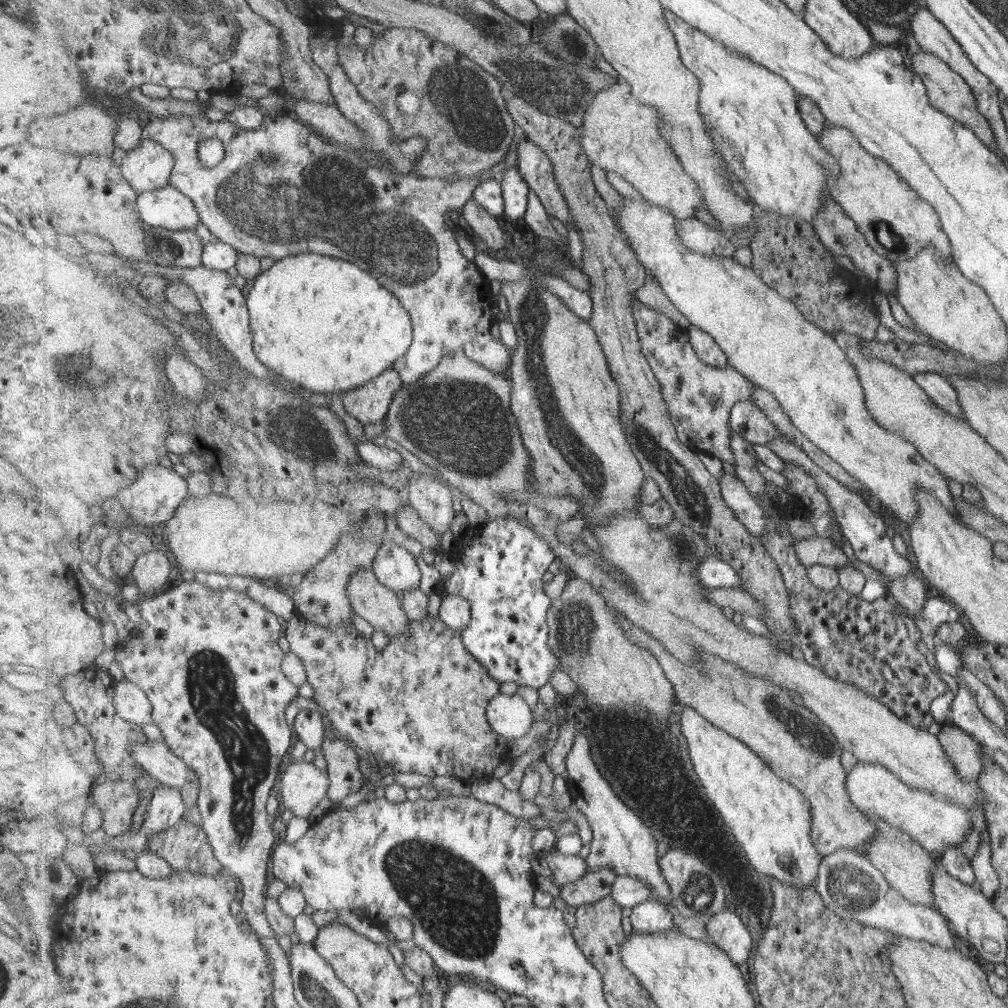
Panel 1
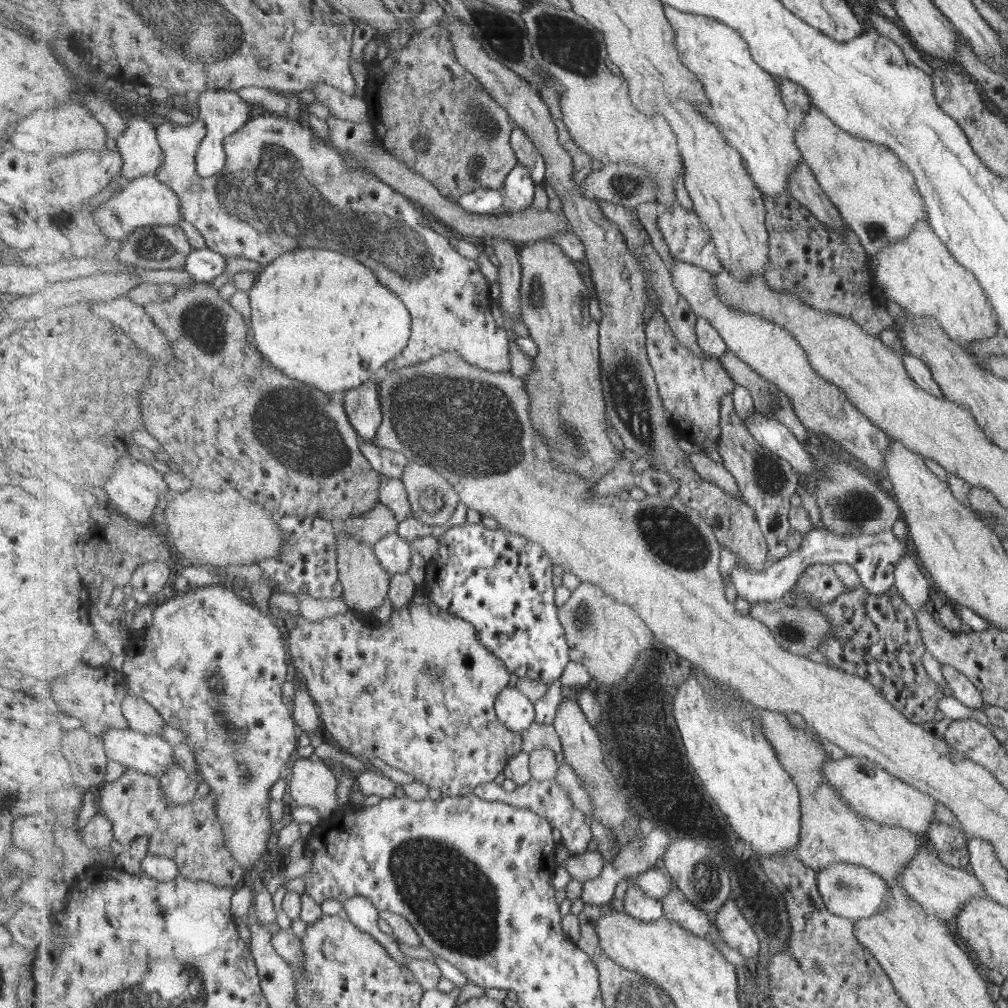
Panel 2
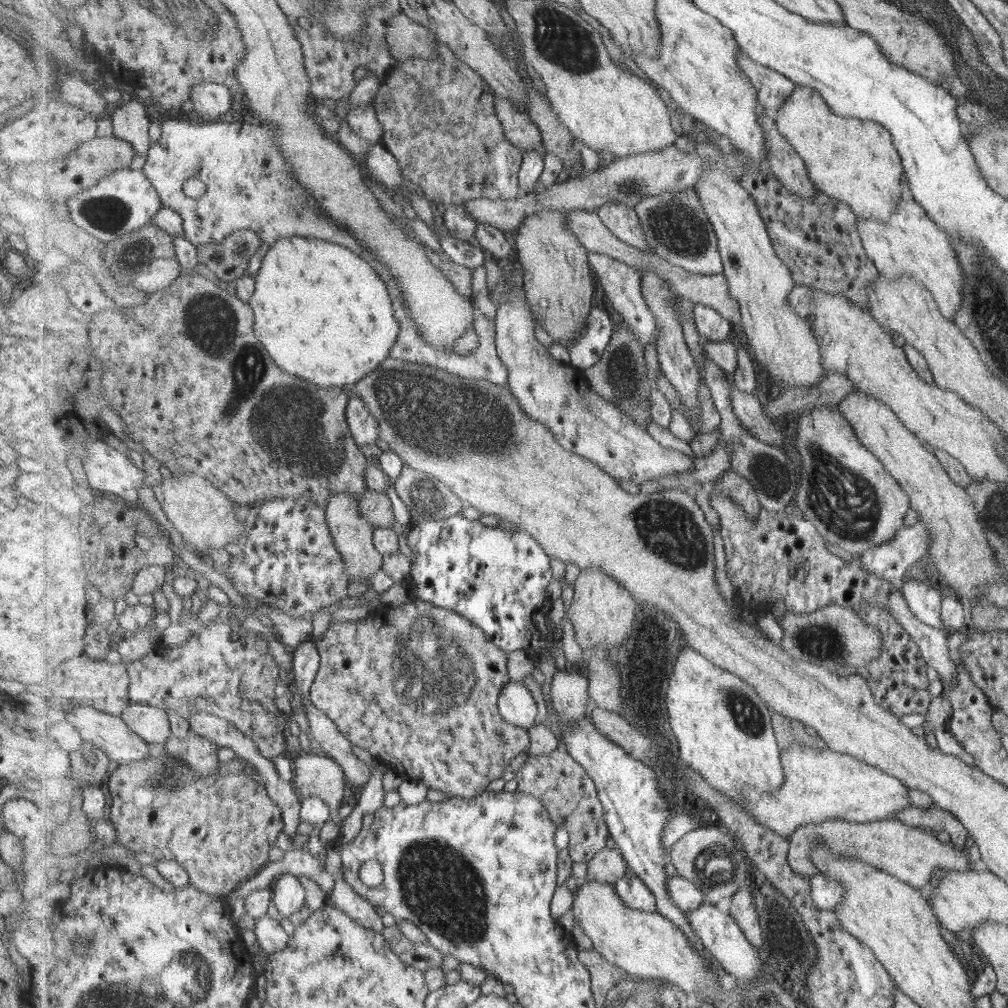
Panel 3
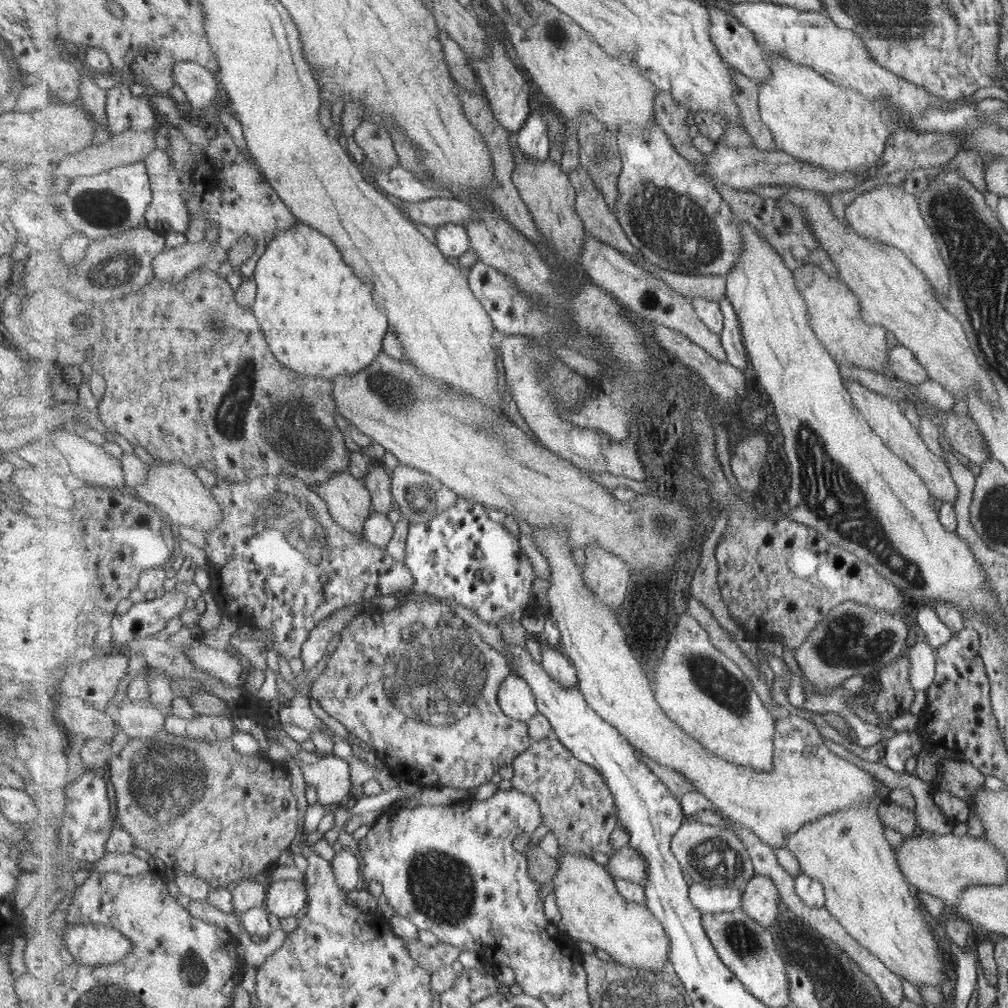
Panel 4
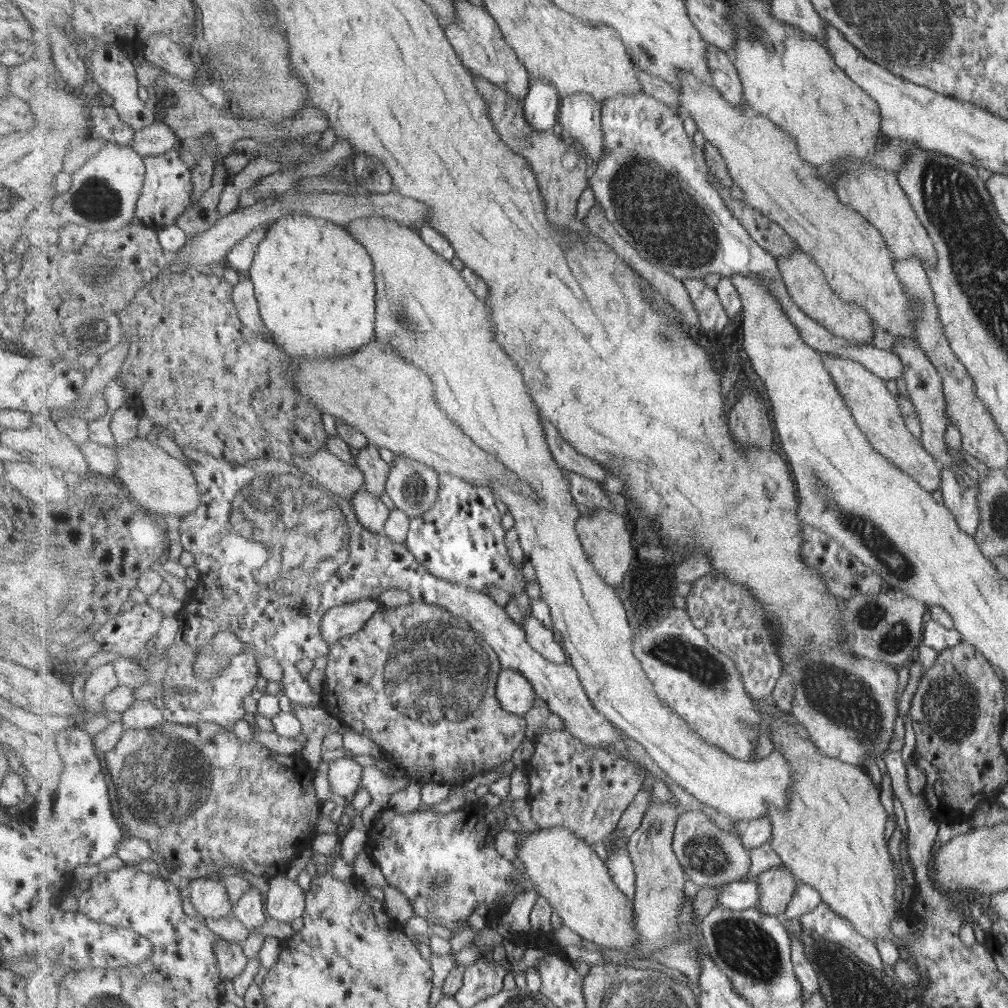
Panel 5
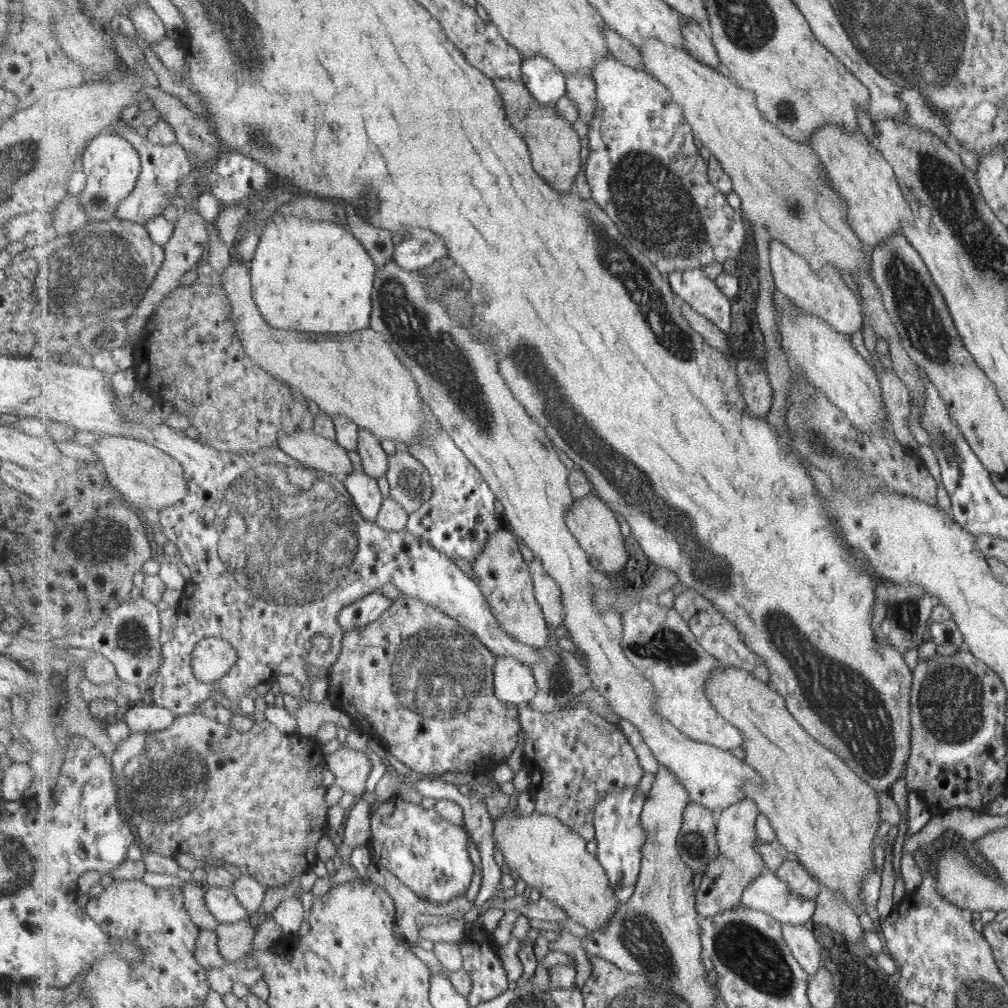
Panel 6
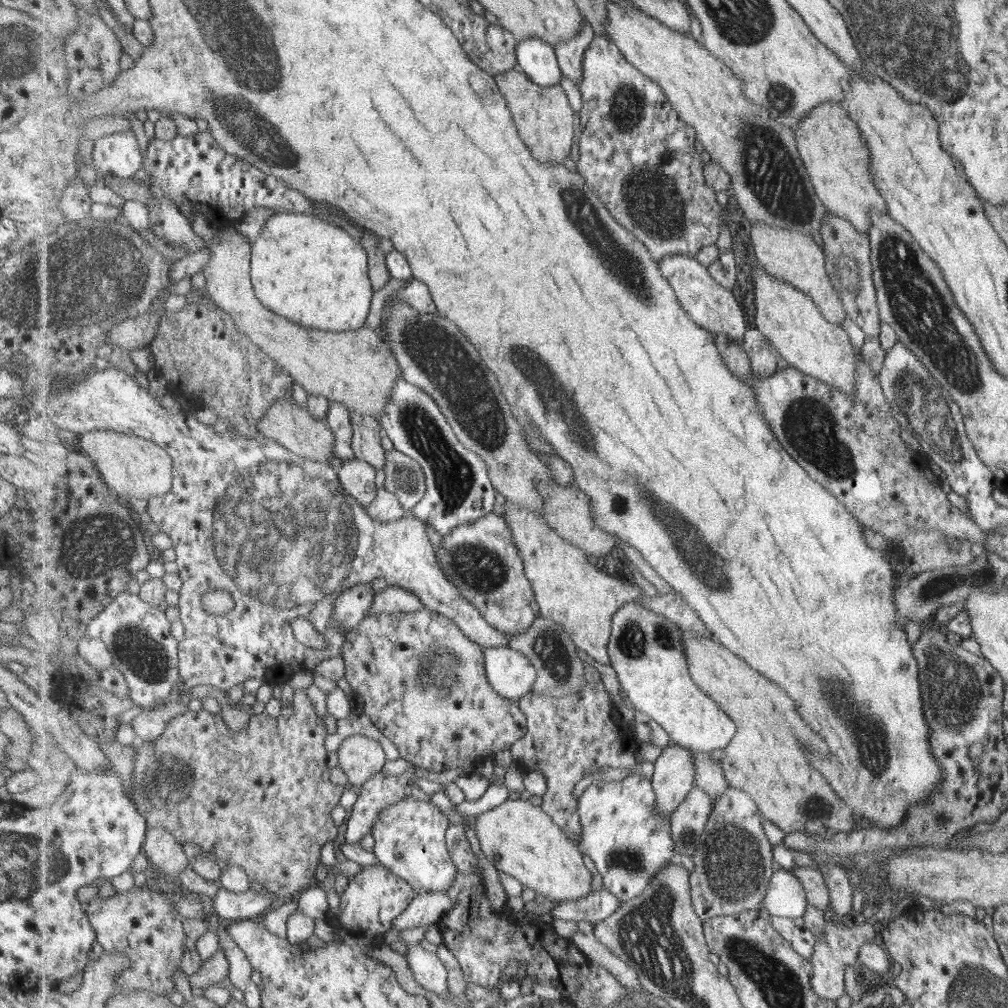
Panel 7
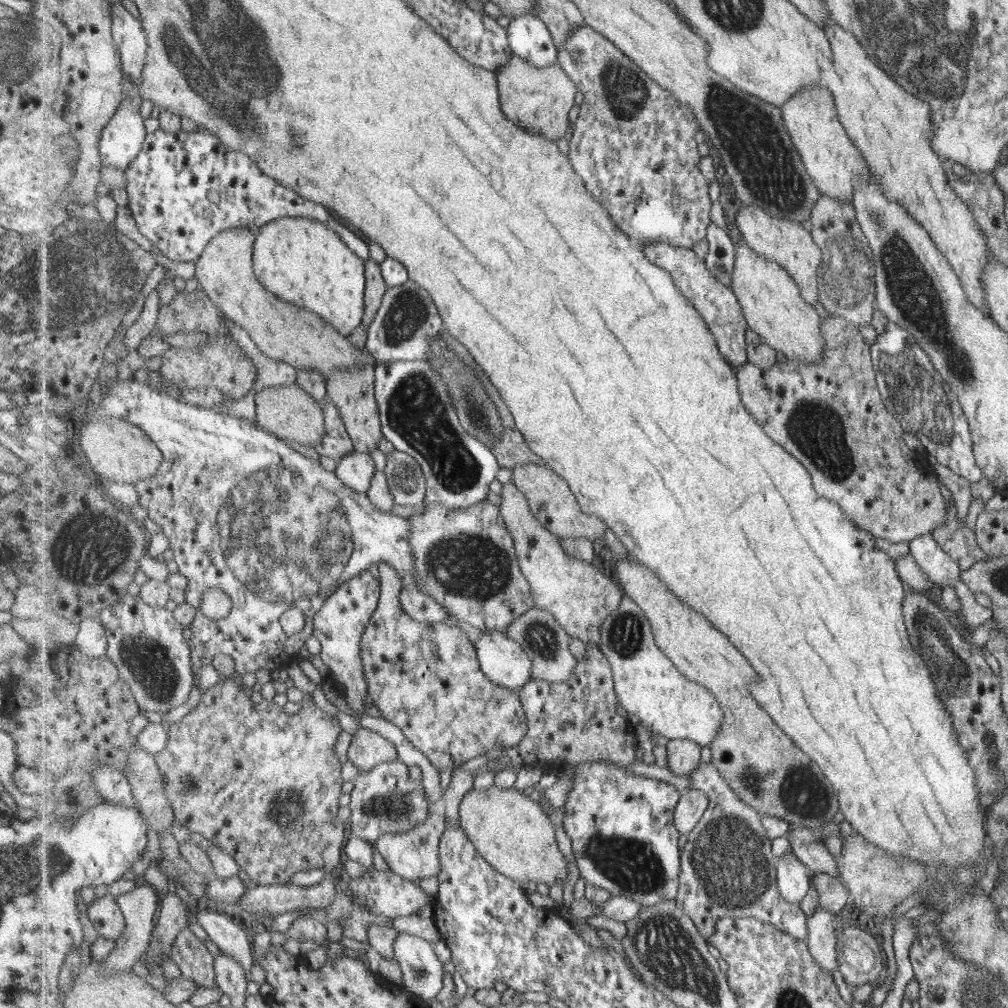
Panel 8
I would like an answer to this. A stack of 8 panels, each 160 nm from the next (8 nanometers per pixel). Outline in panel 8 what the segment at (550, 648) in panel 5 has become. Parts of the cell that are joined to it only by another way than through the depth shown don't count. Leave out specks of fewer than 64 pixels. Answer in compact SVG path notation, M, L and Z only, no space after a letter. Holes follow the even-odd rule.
M489 500L475 504L471 508L451 510L445 504L431 504L419 511L411 520L410 543L414 549L414 572L416 585L422 592L432 596L448 614L452 614L456 624L474 626L481 632L505 631L510 624L534 606L530 581L522 573L515 539L503 520L499 506Z

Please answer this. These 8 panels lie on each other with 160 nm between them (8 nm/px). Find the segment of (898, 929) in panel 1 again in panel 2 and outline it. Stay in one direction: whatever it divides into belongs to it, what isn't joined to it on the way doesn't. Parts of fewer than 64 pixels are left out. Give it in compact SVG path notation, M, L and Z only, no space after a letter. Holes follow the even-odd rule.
M832 863L819 872L819 890L822 898L826 900L827 908L843 919L861 920L877 916L885 910L887 899L888 881L881 875L850 863Z

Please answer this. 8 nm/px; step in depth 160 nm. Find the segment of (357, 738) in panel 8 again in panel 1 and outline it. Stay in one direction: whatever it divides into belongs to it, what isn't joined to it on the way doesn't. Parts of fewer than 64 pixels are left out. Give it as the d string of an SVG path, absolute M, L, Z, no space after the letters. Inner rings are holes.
M298 760L292 762L283 771L280 779L280 796L282 809L292 810L294 816L309 817L313 811L326 799L331 781L328 771L321 772L312 762Z

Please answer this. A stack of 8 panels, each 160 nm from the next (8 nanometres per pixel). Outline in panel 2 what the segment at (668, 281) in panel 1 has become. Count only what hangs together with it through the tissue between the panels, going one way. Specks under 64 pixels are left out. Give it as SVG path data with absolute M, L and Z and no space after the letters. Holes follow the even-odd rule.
M674 257L673 259L676 262L671 272L680 295L692 306L698 318L705 317L715 325L726 340L728 350L743 359L745 364L753 368L753 372L763 376L767 382L779 386L779 390L789 398L793 410L811 434L825 435L844 451L861 460L869 470L885 477L885 454L886 448L891 446L890 438L870 417L859 411L858 406L854 405L842 388L817 373L811 365L806 349L792 333L761 314L745 313L731 308L730 304L722 301L722 296L718 296L714 285L715 273L697 264L681 262Z

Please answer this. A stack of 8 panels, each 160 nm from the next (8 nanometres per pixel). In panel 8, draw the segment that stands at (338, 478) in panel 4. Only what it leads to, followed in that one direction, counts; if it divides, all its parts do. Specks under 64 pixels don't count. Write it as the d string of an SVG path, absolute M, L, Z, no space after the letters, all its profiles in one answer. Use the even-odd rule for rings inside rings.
M295 382L291 385L277 385L262 389L253 398L256 404L256 422L264 431L277 438L293 441L316 450L317 444L327 434L324 404L319 404L309 392Z

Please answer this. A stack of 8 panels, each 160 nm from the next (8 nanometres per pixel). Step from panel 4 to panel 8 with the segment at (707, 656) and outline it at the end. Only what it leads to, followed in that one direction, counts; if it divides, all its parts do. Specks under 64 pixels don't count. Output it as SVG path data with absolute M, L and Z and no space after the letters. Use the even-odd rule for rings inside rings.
M624 596L619 608L612 612L601 625L600 649L610 660L614 671L614 687L618 693L618 700L622 708L638 718L652 732L666 736L670 741L677 739L691 739L702 746L710 746L718 735L725 712L719 704L718 697L706 686L687 678L669 656L659 646L654 630L646 612L631 597Z

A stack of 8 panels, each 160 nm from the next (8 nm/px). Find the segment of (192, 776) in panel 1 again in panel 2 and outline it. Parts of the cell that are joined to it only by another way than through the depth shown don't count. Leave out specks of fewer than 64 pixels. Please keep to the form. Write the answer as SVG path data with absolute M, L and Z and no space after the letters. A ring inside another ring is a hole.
M107 729L101 736L105 754L126 768L163 776L175 762L173 747L161 735L126 729Z

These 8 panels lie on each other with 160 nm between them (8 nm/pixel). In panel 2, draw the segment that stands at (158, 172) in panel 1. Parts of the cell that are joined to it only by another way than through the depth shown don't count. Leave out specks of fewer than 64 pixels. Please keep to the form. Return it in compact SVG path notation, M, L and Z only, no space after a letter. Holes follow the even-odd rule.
M128 112L128 125L117 140L117 148L123 155L123 181L153 175L162 167L163 149L157 142L157 130L145 118Z

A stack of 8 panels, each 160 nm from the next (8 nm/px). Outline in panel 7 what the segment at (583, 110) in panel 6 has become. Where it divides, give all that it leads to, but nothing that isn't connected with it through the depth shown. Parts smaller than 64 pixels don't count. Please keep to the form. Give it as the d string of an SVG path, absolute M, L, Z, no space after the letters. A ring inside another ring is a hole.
M585 20L583 22L583 30L581 30L579 36L563 41L556 46L556 55L563 74L574 82L577 87L579 87L584 75L584 54L593 39L593 26Z

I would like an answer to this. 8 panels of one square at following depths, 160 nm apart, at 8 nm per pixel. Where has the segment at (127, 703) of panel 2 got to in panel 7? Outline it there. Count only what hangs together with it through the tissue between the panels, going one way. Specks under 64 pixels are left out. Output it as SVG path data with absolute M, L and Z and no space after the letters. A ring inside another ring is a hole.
M172 699L161 707L146 708L131 719L130 725L139 743L153 743L165 732L169 720L186 710L189 710L187 705L181 705L177 700Z

